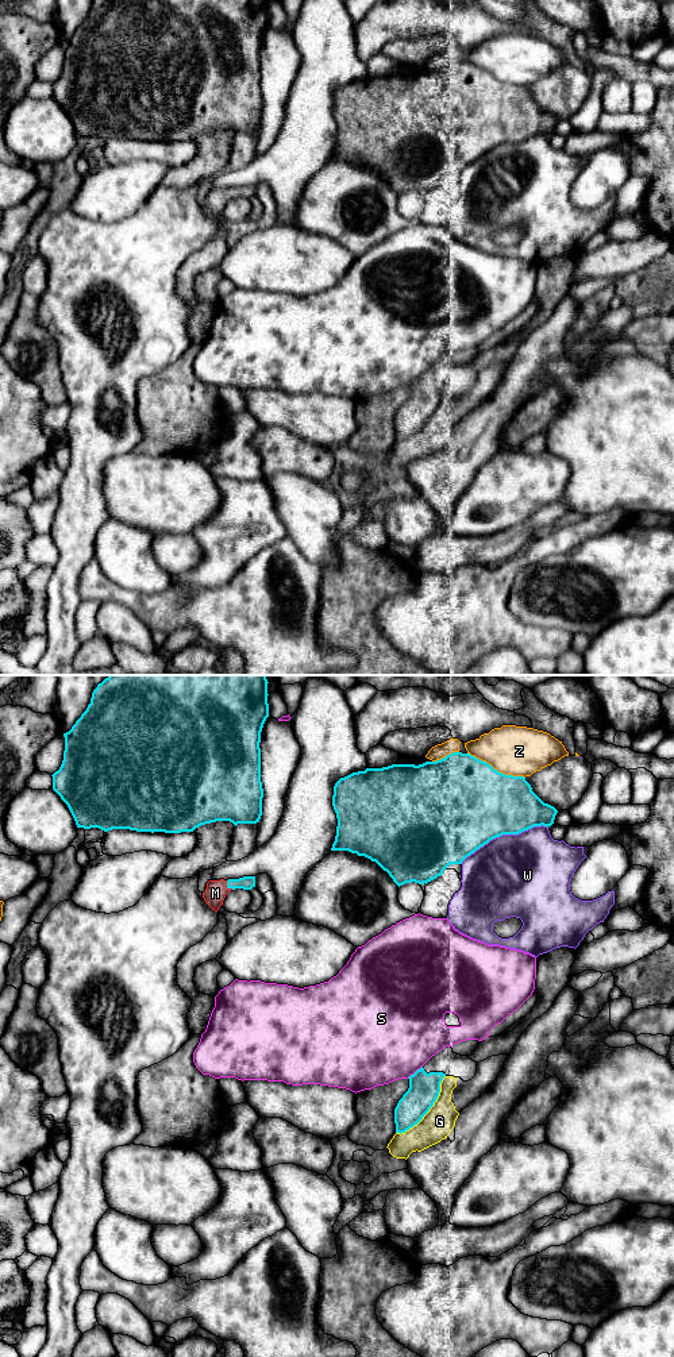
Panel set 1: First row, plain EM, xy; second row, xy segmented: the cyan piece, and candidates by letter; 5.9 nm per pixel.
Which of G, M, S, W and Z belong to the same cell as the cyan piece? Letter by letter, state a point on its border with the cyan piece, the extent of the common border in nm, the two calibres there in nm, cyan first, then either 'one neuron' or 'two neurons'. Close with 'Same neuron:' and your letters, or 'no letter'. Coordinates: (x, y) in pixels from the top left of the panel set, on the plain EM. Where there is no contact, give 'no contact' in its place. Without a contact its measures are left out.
G: xy (428, 419) | 460 nm | 180/180 nm | two neurons
M: xy (227, 195) | 70 nm | 80/130 nm | one neuron
S: xy (415, 381) | 120 nm | 180/480 nm | two neurons
W: xy (504, 142) | 550 nm | 480/480 nm | two neurons
Z: xy (496, 78) | 380 nm | 500/300 nm | two neurons
Same neuron: M

